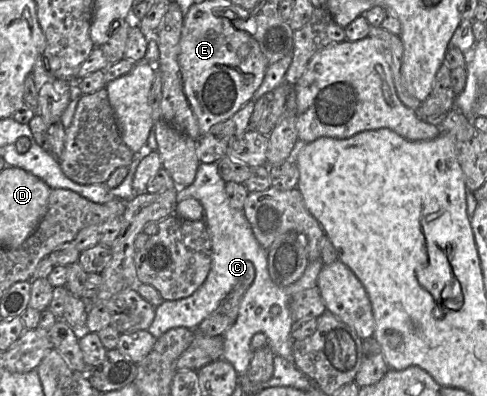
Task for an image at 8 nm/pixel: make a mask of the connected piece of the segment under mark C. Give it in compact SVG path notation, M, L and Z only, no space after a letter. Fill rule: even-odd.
M200 163L193 183L178 189L177 203L186 198L195 198L203 207L203 220L212 243L211 268L206 280L191 296L164 301L156 307L156 315L148 331L156 339L178 327L206 336L222 336L222 358L231 363L239 375L244 375L253 357L251 339L256 333L266 335L267 346L274 355L293 363L295 339L291 329L294 318L289 310L289 302L296 293L317 286L317 278L324 264L321 258L311 261L299 280L287 287L277 286L268 272L267 250L258 243L244 211L230 206L225 184L218 173L217 163Z

